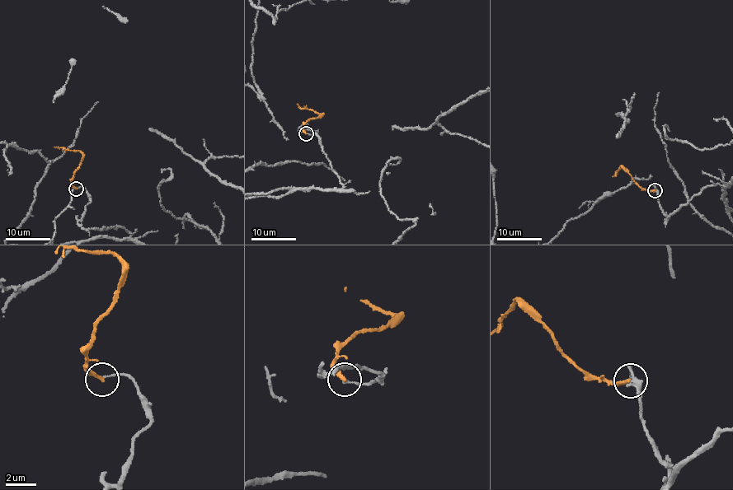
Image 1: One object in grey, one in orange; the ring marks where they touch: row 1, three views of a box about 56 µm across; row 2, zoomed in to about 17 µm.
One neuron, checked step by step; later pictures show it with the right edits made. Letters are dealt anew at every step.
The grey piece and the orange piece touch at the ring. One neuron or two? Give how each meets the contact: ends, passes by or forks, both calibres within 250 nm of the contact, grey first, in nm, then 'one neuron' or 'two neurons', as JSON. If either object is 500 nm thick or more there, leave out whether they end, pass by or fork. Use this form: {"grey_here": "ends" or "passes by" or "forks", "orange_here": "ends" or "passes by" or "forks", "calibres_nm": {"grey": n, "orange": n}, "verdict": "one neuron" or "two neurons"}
{"grey_here": "ends", "orange_here": "ends", "calibres_nm": {"grey": 120, "orange": 260}, "verdict": "two neurons"}

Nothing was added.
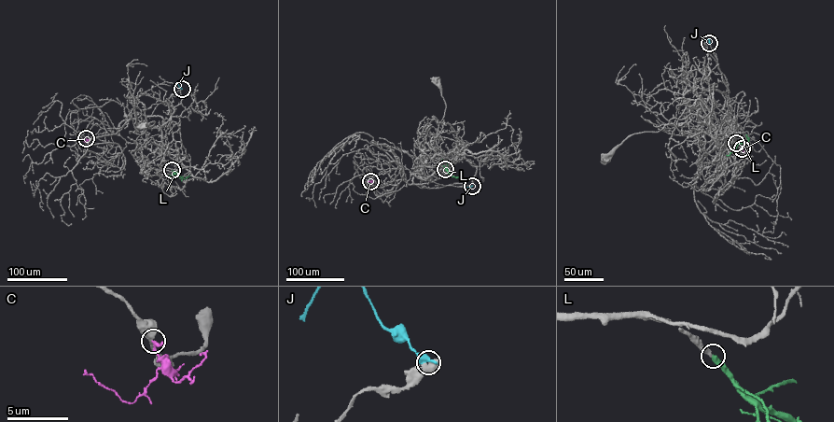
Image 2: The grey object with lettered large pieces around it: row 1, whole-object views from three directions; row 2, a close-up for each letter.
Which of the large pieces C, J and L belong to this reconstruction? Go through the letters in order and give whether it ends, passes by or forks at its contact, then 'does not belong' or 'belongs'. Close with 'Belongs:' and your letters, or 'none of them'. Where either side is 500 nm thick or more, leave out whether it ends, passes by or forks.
C: it ends | does not belong
J: does not belong
L: it ends | belongs
Belongs: L

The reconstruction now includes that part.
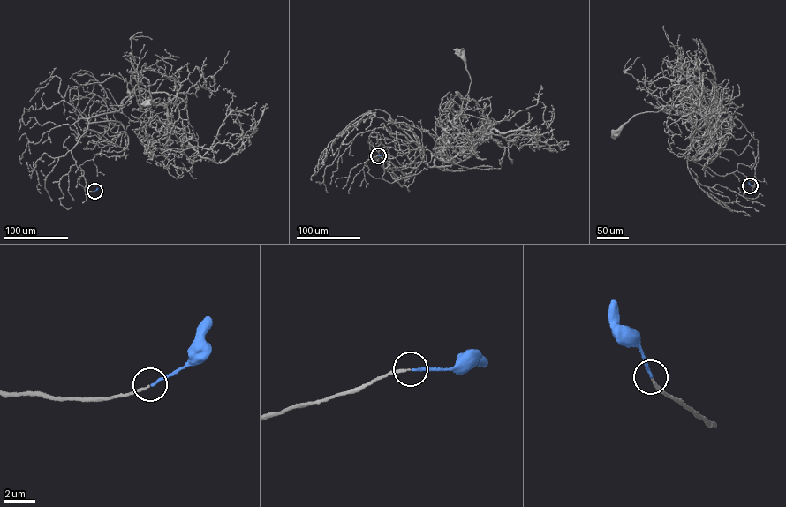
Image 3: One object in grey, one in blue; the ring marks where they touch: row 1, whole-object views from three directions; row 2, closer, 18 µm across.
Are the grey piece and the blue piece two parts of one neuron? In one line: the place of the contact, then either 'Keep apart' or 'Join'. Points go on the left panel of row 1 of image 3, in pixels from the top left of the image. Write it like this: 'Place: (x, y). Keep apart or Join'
Place: (94, 191). Join

